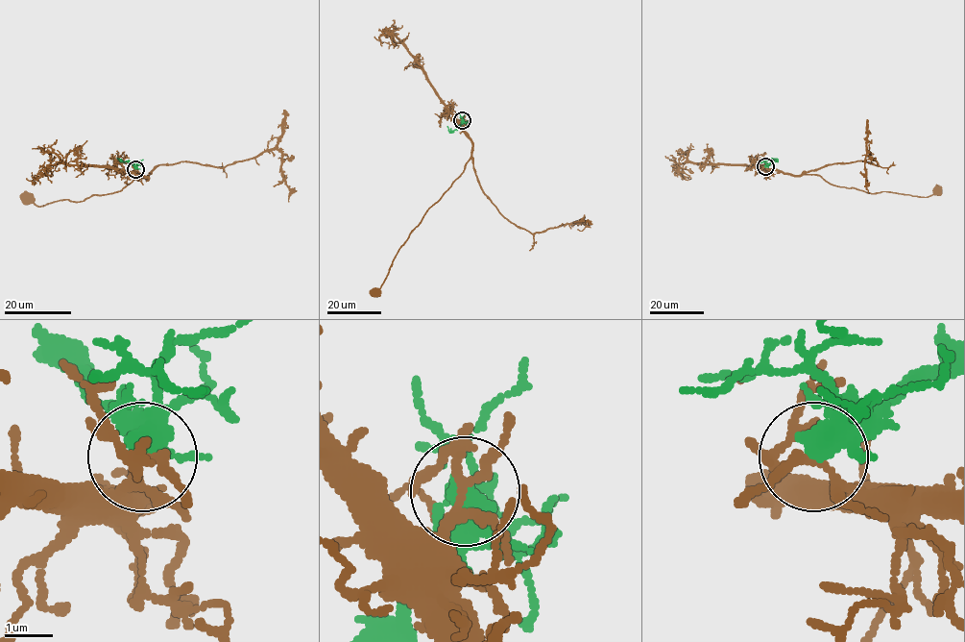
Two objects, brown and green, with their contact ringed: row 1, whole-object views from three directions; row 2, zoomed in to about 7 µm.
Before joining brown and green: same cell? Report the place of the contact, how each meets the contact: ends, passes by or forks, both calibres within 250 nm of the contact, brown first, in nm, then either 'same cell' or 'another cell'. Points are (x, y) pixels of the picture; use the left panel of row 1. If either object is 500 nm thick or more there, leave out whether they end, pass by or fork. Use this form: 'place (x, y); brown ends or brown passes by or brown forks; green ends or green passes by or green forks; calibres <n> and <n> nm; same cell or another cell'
place (135, 169); brown forks; green passes by; calibres 190 and 420 nm; another cell

